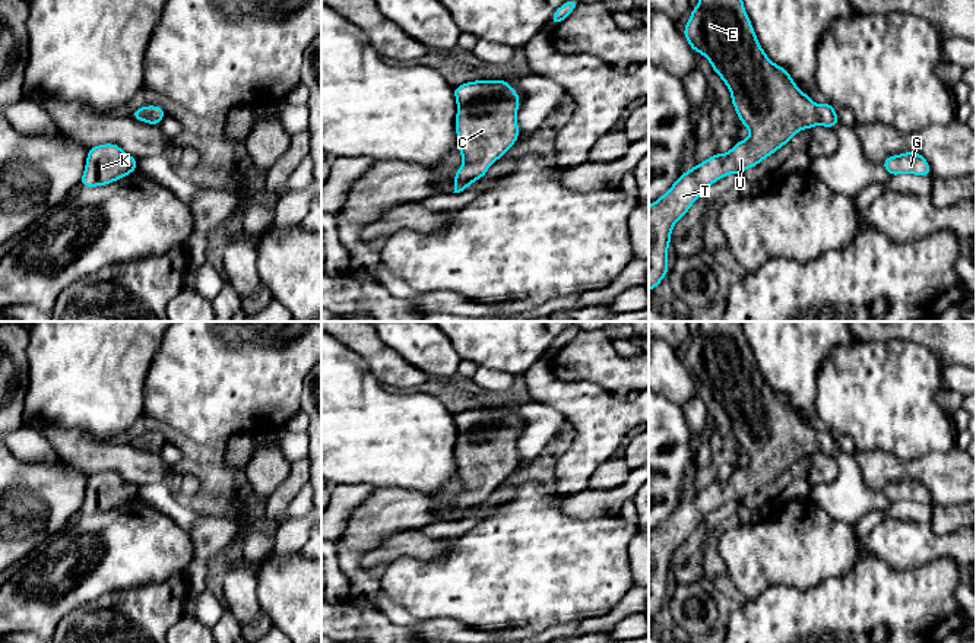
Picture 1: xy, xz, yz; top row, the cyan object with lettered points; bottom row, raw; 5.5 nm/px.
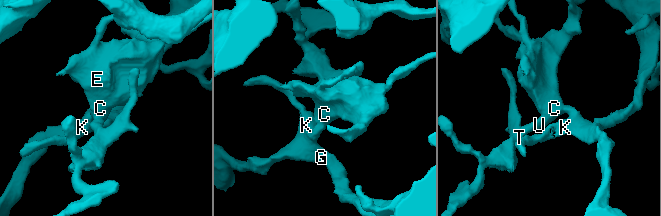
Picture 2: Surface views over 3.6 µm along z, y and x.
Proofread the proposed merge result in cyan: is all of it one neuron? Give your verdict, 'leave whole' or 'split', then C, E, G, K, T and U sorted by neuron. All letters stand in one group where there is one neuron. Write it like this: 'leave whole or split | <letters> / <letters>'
leave whole | C E G K T U

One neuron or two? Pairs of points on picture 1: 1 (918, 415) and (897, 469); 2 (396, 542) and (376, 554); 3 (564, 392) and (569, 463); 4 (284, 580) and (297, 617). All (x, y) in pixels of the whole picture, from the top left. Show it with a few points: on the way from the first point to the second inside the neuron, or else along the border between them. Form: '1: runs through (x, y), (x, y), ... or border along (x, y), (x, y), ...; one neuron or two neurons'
1: border along (868, 450), (903, 459), (935, 453); two neurons
2: runs through (392, 547), (380, 554); one neuron
3: runs through (582, 409), (582, 446); one neuron
4: runs through (292, 589), (297, 594), (297, 608); one neuron

